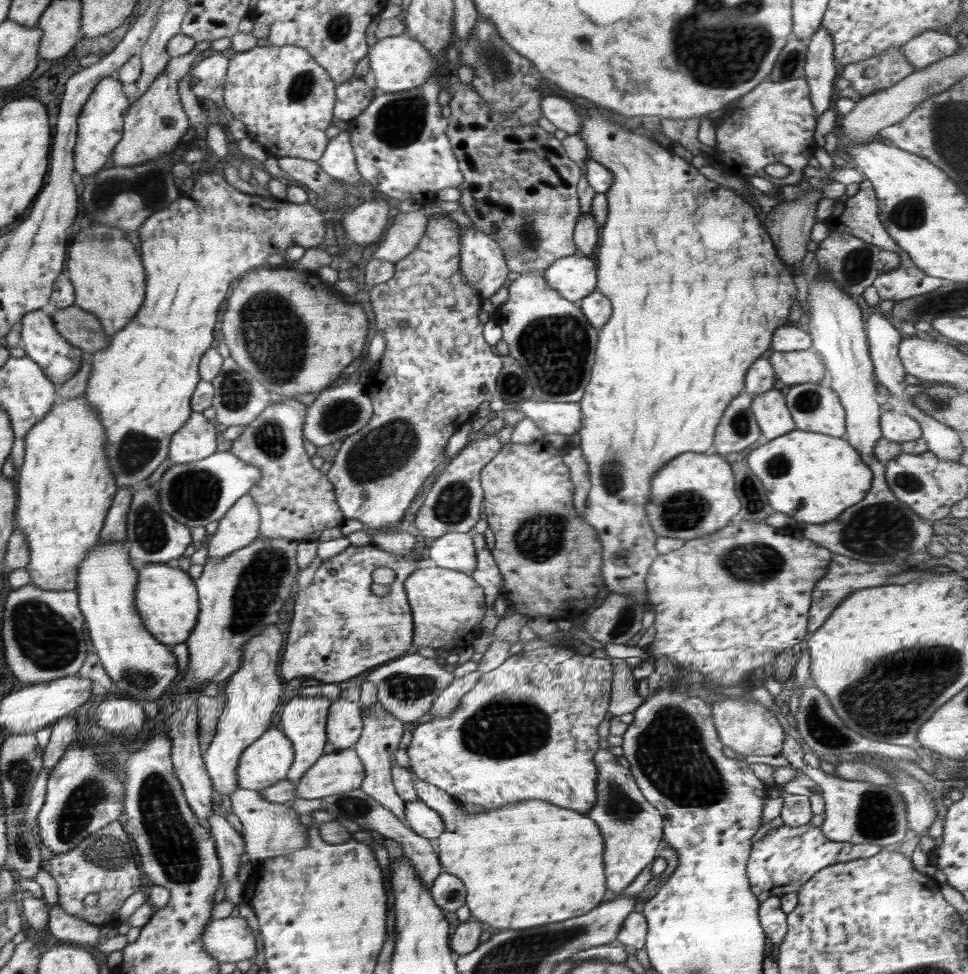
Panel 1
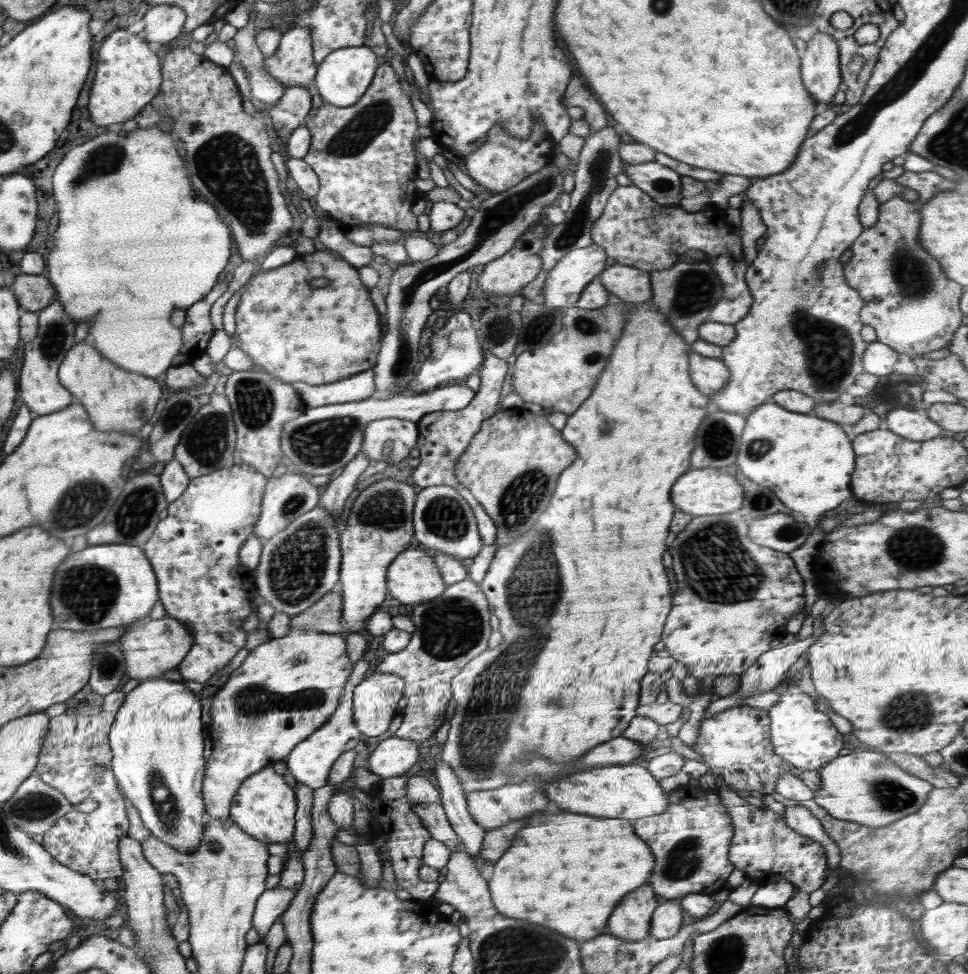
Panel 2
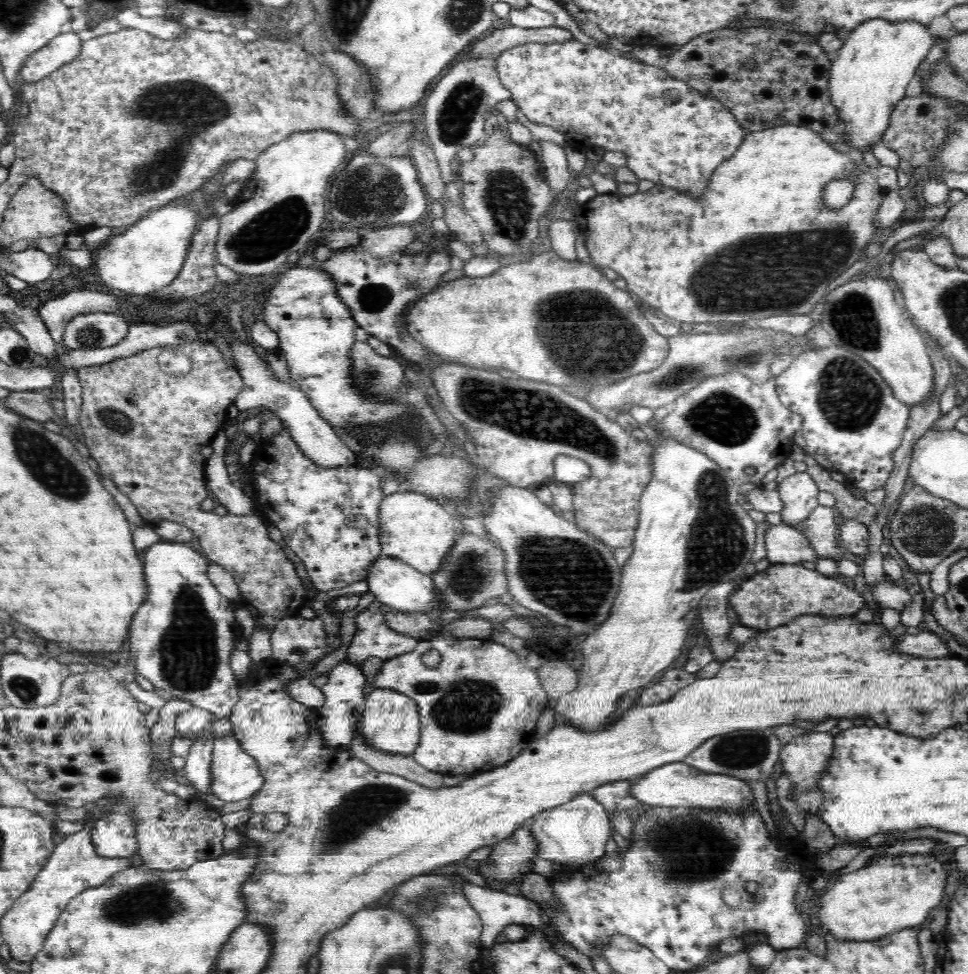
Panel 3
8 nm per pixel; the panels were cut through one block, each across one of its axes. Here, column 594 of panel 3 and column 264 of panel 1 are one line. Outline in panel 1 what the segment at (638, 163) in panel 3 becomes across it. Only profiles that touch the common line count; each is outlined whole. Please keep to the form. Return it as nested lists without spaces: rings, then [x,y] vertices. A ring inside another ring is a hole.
[[[258,46],[236,54],[229,60],[225,75],[224,104],[234,119],[246,125],[249,137],[259,142],[274,157],[292,157],[318,162],[326,151],[329,139],[326,129],[331,126],[336,106],[336,84],[328,77],[307,50],[299,46]]]

